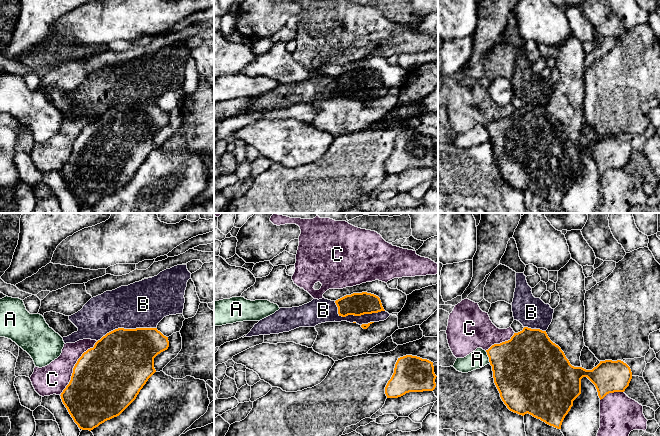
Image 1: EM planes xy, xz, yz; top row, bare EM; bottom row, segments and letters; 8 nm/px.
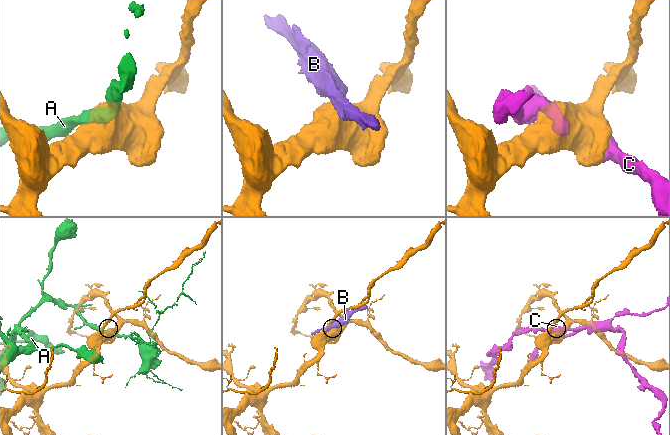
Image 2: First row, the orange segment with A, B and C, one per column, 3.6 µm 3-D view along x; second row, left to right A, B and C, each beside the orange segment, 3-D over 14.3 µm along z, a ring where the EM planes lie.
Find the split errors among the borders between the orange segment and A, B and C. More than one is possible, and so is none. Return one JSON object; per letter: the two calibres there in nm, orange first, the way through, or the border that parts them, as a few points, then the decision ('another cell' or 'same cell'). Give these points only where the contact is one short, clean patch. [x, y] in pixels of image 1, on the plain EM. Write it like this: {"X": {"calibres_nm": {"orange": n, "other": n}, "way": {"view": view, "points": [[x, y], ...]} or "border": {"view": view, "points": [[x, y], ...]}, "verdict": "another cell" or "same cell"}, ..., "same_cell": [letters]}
{"A": {"calibres_nm": {"orange": 420, "other": 150}, "verdict": "another cell"}, "B": {"calibres_nm": {"orange": 190, "other": 180}, "verdict": "another cell"}, "C": {"calibres_nm": {"orange": 500, "other": 240}, "verdict": "another cell"}, "same_cell": []}

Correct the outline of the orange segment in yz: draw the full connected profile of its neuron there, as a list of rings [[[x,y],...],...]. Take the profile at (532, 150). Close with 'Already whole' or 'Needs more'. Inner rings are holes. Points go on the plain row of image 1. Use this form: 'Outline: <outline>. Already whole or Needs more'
Outline: [[[524,103],[510,116],[494,120],[486,128],[494,159],[507,184],[522,192],[528,189],[557,205],[561,205],[573,177],[581,170],[583,153],[595,161],[600,176],[609,169],[624,168],[632,155],[630,143],[621,136],[600,137],[592,146],[572,142],[561,124],[540,105]]]. Already whole

